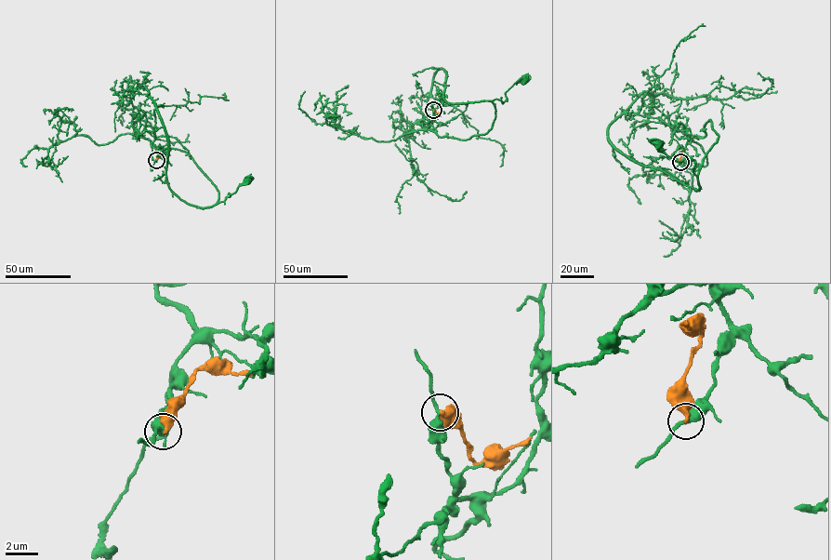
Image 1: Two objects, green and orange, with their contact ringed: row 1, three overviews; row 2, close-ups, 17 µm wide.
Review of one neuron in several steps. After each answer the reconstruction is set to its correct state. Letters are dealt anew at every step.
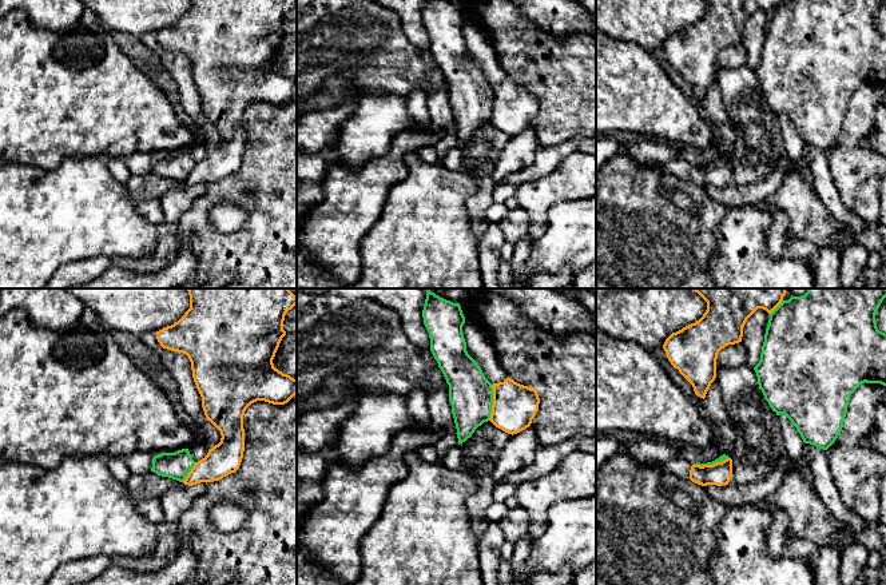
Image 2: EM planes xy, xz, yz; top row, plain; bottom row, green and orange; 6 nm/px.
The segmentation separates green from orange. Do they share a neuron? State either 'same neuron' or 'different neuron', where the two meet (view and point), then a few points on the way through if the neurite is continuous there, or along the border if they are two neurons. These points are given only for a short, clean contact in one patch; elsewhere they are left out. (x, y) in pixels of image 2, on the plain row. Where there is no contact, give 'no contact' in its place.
different neuron | xz (492, 103) | along xz (492, 86), (492, 114), (488, 120)

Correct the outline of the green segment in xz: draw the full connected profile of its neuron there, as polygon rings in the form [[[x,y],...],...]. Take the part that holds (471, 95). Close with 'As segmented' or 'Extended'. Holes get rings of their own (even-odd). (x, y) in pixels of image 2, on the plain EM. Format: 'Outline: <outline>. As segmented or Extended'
Outline: [[[425,0],[422,19],[430,39],[430,52],[449,85],[460,146],[490,120],[493,88],[466,52],[462,35],[465,17],[460,4]]]. As segmented

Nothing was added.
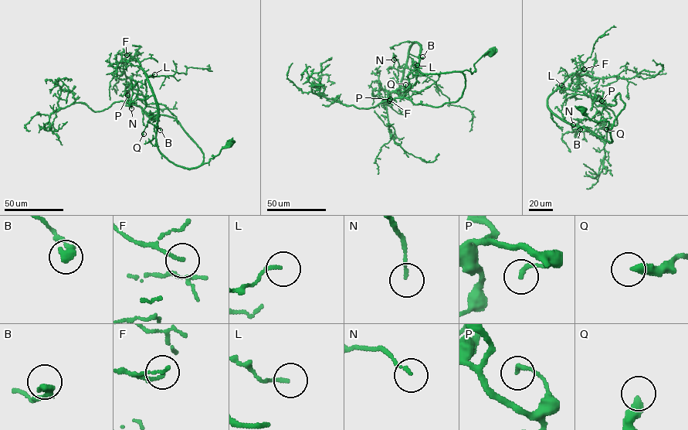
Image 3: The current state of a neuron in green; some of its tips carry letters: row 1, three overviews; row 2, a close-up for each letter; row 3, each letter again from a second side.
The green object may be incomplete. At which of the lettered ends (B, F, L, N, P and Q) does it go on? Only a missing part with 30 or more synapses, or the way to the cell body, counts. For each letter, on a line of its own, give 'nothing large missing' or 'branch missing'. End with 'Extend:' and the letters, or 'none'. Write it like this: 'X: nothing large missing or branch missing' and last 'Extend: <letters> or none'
B: nothing large missing
F: nothing large missing
L: nothing large missing
N: nothing large missing
P: nothing large missing
Q: nothing large missing
Extend: none

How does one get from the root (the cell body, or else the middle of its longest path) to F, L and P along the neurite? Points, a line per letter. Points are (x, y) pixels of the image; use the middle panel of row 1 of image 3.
F: (492, 52), (471, 73), (425, 74), (414, 42), (401, 83), (384, 91), (389, 100)
L: (492, 52), (472, 73), (462, 72), (458, 100), (439, 107), (406, 97), (411, 66), (417, 65)
P: (492, 52), (477, 61), (472, 73), (462, 71), (465, 87), (455, 102), (437, 107), (402, 97), (390, 99)

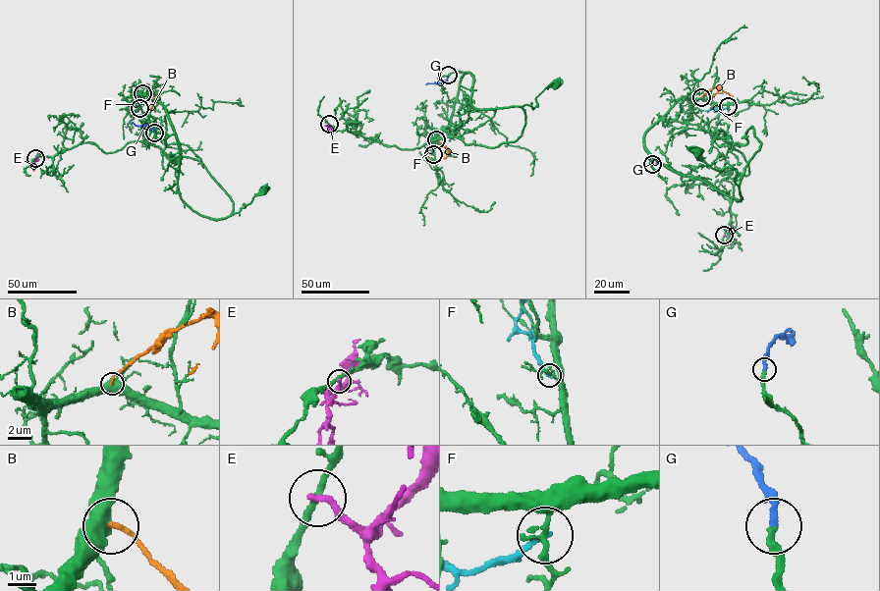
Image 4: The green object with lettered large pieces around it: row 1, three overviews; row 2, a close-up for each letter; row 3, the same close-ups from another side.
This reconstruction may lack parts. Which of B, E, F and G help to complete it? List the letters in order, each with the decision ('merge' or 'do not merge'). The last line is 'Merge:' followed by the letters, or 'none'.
B: do not merge
E: do not merge
F: do not merge
G: merge
Merge: G

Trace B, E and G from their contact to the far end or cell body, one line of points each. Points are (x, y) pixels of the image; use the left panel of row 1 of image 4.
B: (142, 93), (153, 95), (151, 109)
E: (35, 158), (33, 170)
G: (154, 133), (154, 129), (136, 126), (132, 122)

